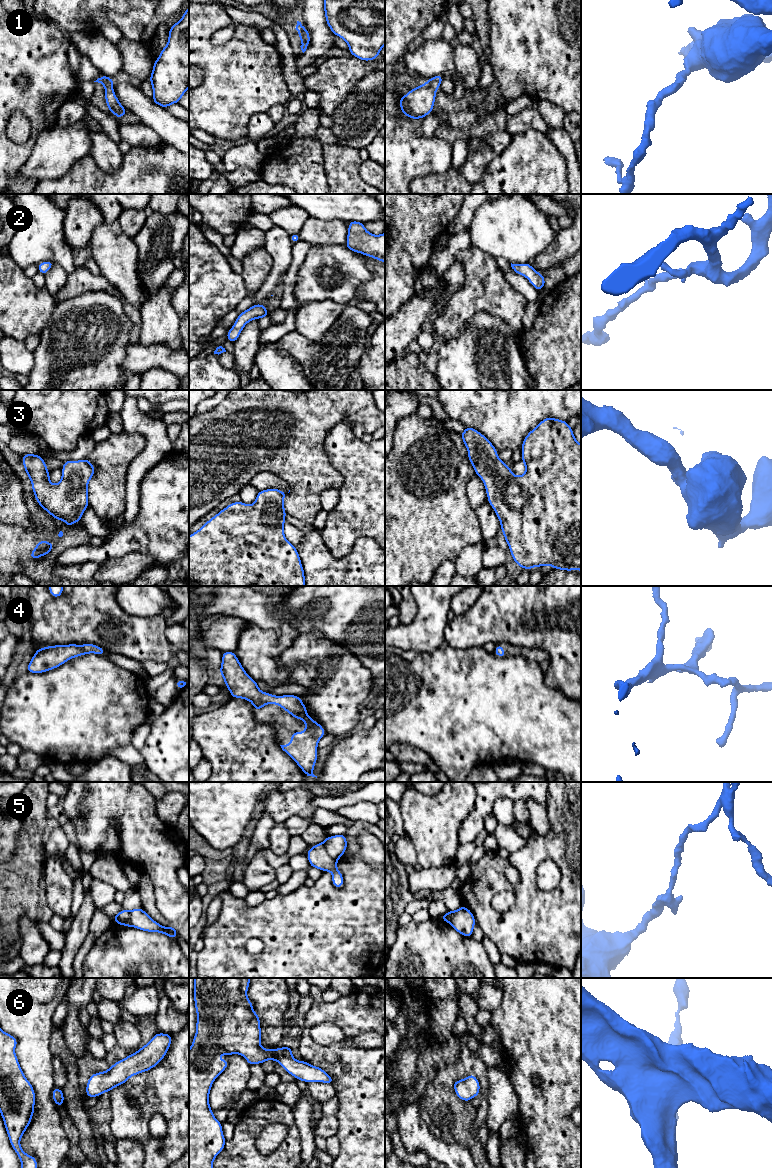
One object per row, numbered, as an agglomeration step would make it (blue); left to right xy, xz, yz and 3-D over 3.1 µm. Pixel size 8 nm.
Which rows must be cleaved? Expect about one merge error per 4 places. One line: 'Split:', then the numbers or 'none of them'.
Split: 5

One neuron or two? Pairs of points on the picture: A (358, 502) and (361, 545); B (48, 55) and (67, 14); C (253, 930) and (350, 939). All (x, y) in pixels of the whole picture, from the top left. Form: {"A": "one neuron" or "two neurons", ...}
{"A": "two neurons", "B": "two neurons", "C": "one neuron"}

